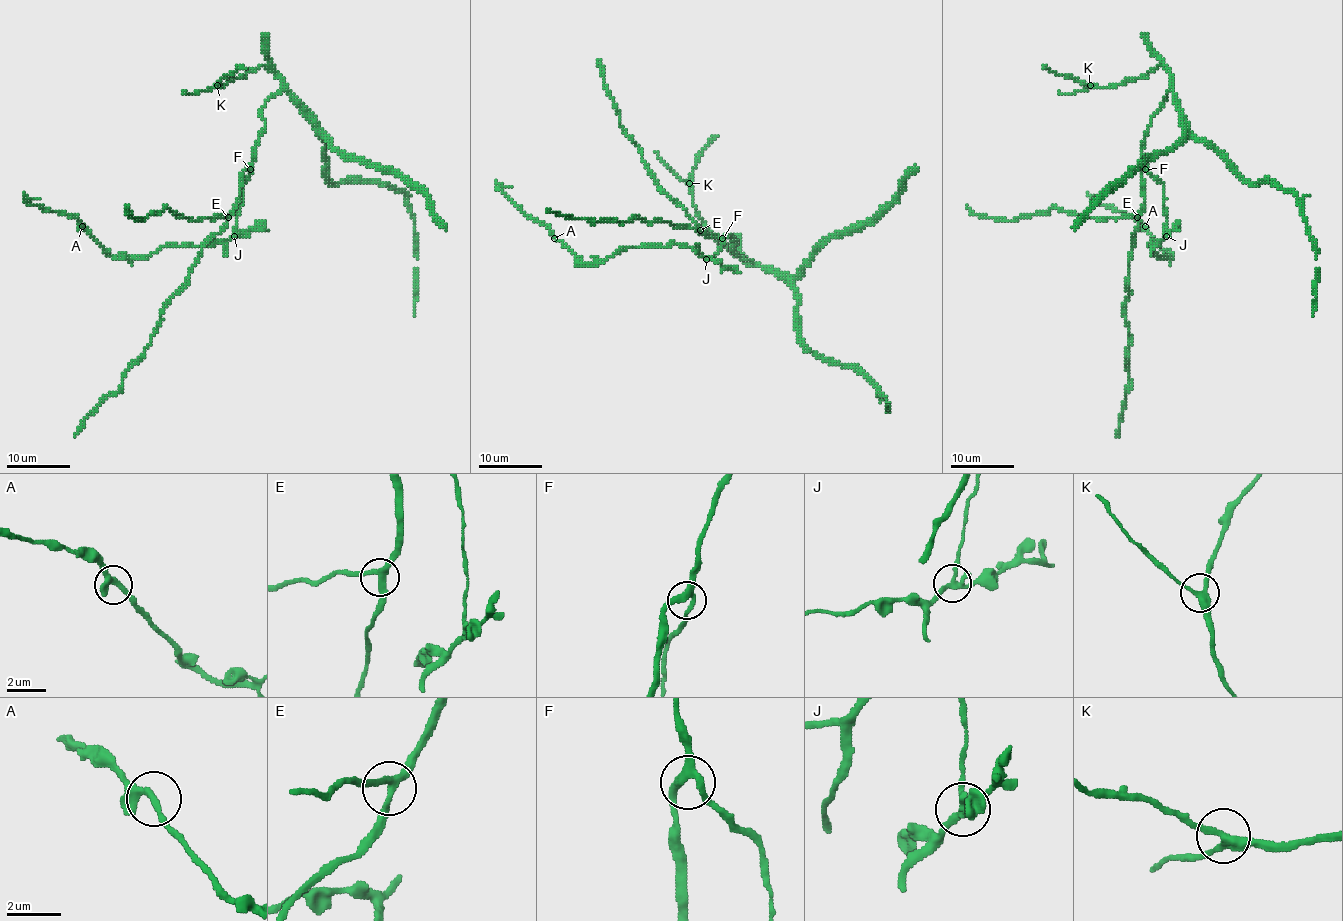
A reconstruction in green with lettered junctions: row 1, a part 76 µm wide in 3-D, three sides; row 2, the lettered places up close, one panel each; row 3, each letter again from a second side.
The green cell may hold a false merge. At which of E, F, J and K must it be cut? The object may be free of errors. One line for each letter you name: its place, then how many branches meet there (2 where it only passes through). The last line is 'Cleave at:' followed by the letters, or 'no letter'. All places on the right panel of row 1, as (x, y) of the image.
J: at (1166, 236); 3 branches meet
Cleave at: J

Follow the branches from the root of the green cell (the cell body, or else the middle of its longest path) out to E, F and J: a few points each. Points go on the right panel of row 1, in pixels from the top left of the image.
E: (1150, 125), (1142, 150), (1145, 161), (1142, 172), (1144, 211), (1137, 217)
F: (1150, 125), (1142, 150), (1145, 169)
J: (1150, 125), (1142, 157), (1145, 168), (1163, 185), (1166, 236)

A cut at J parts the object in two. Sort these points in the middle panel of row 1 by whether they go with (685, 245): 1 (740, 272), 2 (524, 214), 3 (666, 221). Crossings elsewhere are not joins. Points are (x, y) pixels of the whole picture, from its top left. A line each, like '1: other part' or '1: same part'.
1: same part
2: same part
3: other part

